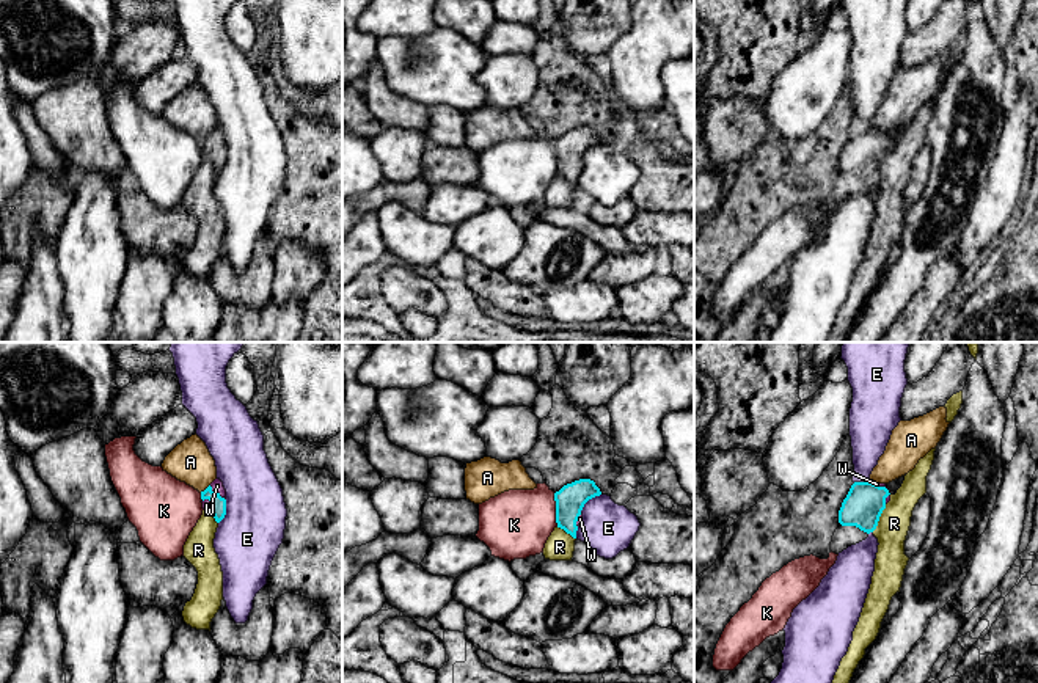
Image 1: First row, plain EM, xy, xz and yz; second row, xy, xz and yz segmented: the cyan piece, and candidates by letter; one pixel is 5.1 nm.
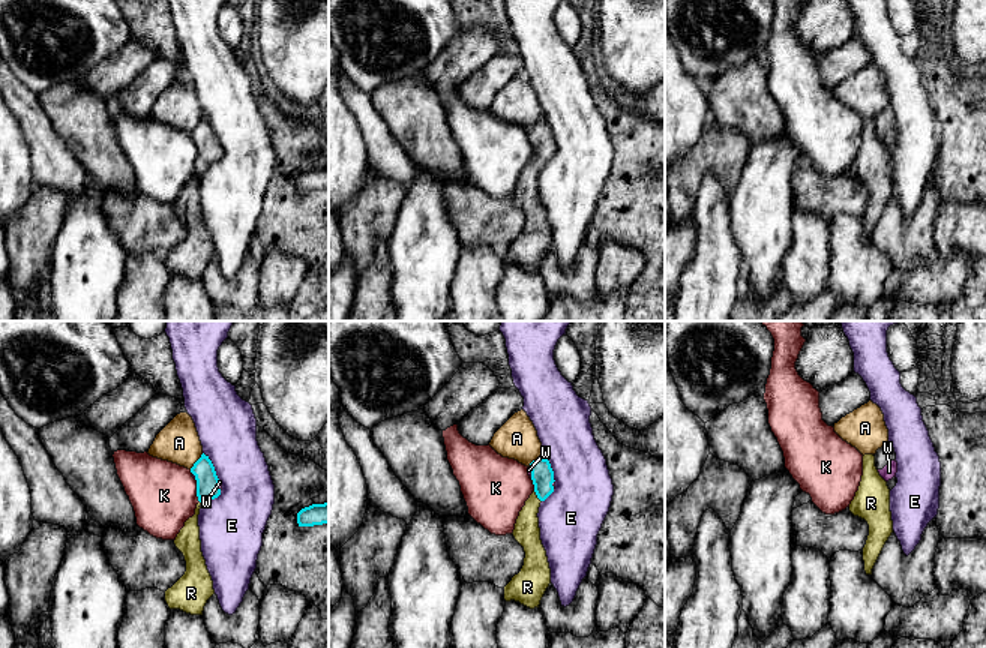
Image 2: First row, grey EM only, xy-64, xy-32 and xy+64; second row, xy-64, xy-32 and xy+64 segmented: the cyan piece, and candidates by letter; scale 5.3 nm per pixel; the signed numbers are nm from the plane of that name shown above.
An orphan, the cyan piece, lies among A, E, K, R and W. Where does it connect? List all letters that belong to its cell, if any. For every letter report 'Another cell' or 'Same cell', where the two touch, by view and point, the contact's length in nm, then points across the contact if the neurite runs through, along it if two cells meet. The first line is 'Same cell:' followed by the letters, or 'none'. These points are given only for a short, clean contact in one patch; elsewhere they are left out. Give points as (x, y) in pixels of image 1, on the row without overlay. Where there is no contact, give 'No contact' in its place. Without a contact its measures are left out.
Same cell: W
A: Another cell. Touches cyan at xy (206, 137). Shared border 70 nm. Boundary: xy (209, 132), (200, 140)
E: Another cell. Touches cyan at xz (588, 148). Shared border 150 nm
K: Another cell. Touches cyan at xz (556, 157). Shared border 170 nm. Boundary: xz (553, 142), (555, 170), (558, 173)
R: Another cell. Touches cyan at yz (878, 167). Shared border 160 nm. Boundary: yz (886, 153), (878, 173), (872, 179)
W: Same cell. Touches cyan at xy (217, 142). Shared border 120 nm. Path across: xy (217, 156), (217, 142), (217, 134)

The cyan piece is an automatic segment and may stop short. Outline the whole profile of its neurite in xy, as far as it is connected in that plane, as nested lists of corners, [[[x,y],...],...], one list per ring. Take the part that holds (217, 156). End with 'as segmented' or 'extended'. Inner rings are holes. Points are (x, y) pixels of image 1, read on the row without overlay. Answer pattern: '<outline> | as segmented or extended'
[[[215,127],[204,140],[201,140],[203,157],[207,157],[217,171],[226,163],[226,138],[220,127]]] | extended

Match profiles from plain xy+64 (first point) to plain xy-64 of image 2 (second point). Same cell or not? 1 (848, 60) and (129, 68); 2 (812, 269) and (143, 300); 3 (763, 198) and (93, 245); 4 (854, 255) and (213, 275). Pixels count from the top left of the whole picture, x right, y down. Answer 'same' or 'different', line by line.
1: different
2: same
3: same
4: different

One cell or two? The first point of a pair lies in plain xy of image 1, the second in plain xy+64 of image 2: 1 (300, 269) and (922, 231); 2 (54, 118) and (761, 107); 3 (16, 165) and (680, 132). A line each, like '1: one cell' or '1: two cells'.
1: two cells
2: one cell
3: one cell

